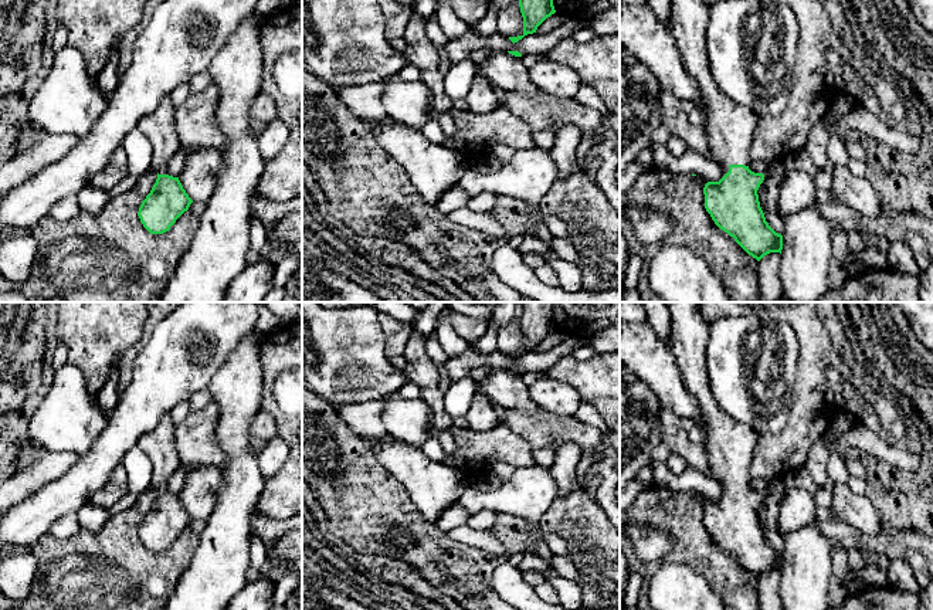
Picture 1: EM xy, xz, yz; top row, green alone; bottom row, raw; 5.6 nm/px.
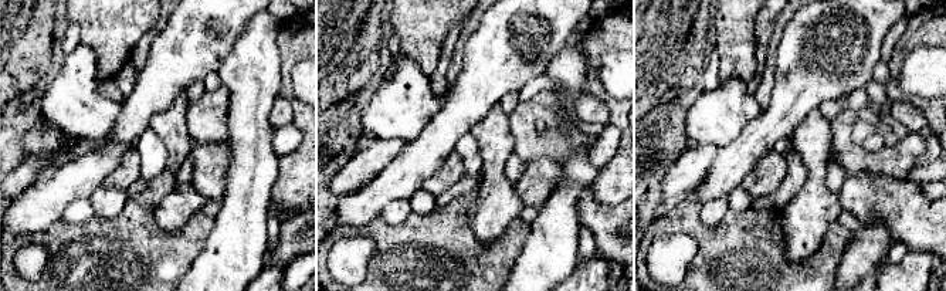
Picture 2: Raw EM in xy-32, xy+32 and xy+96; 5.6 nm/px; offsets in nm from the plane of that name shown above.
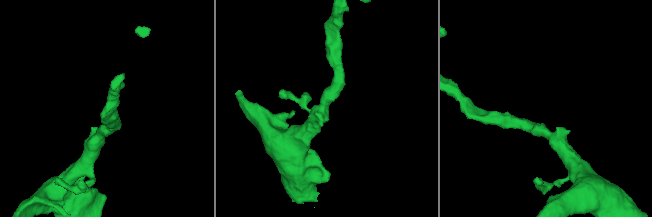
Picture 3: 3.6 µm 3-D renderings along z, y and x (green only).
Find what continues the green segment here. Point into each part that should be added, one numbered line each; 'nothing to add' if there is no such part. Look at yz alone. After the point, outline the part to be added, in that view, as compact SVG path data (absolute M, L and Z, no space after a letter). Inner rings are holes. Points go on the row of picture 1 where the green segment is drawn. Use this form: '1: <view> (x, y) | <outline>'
1: yz (729, 128) | M672 0L669 28L685 70L699 87L709 159L719 163L726 174L730 165L749 166L757 115L734 105L713 82L708 70L706 24L708 6L703 0Z

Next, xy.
1: xy (159, 126) | M164 96L155 111L145 115L138 128L152 145L152 169L159 174L167 174L170 159L181 149L170 96Z

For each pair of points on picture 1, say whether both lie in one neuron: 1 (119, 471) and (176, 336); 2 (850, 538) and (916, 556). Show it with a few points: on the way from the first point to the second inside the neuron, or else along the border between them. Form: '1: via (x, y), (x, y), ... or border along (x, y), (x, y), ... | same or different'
1: border along (121, 463), (99, 490) | different
2: via (867, 541), (881, 545), (899, 545) | same

